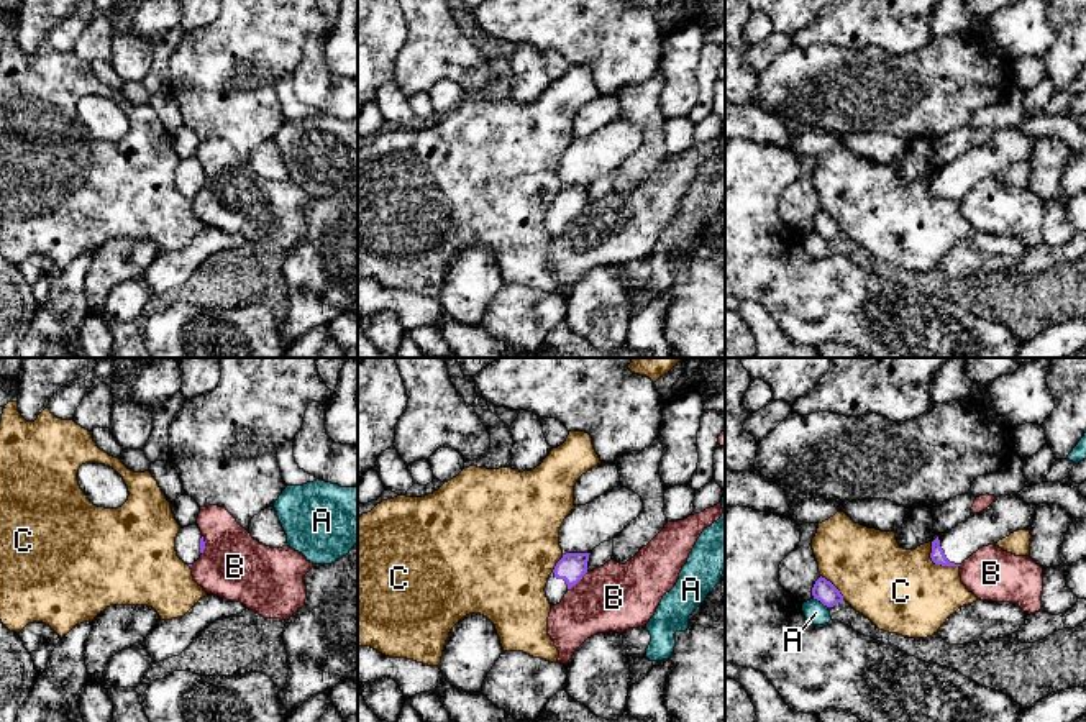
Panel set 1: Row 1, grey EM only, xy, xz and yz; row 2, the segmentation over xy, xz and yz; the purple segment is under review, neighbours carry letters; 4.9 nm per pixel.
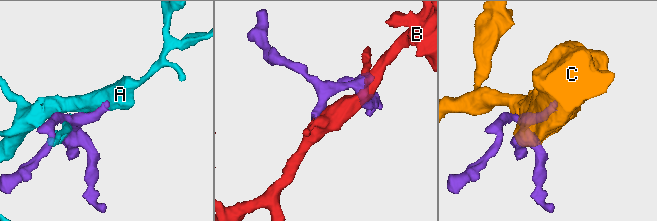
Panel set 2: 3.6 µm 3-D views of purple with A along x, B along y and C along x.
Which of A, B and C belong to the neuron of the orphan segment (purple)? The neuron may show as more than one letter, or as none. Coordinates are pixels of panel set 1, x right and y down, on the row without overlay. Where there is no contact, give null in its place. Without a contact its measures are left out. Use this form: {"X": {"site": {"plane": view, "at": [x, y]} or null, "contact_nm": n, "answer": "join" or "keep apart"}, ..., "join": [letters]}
{"A": {"site": {"plane": "yz", "at": [821, 233]}, "contact_nm": 90, "answer": "keep apart"}, "B": {"site": {"plane": "xz", "at": [578, 214]}, "contact_nm": 140, "answer": "keep apart"}, "C": {"site": {"plane": "yz", "at": [934, 194]}, "contact_nm": 190, "answer": "keep apart"}, "join": []}

